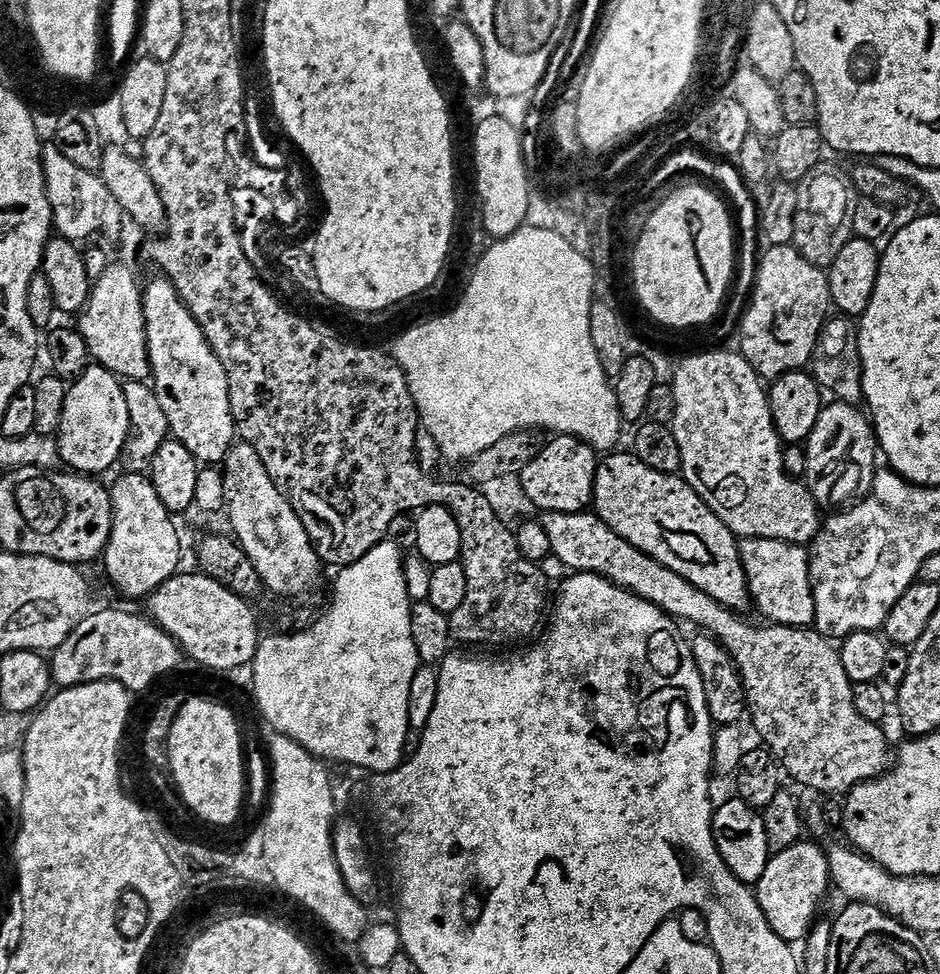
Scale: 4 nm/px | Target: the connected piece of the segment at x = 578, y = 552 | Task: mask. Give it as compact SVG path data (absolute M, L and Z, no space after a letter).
M595 511L549 512L543 517L544 528L550 534L552 552L566 567L576 572L597 572L607 576L613 583L627 588L636 595L650 600L677 621L688 619L705 632L712 632L721 641L732 656L747 692L747 707L750 718L756 723L763 743L769 752L776 755L785 769L788 768L804 784L817 788L820 792L841 792L847 794L863 780L873 779L885 771L890 764L888 740L884 737L883 727L874 721L868 721L858 712L855 705L852 679L846 674L842 664L840 649L824 633L811 627L794 628L789 624L763 622L751 624L743 620L739 611L720 604L713 596L691 583L675 567L663 564L655 555L644 548L635 548L626 538L619 536L606 520L600 519Z

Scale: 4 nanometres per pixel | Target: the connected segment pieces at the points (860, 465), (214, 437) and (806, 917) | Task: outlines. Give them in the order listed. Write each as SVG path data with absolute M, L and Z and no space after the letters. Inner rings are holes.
M828 402L825 403L822 414L818 418L818 423L814 425L814 430L808 435L806 441L806 451L808 454L808 471L806 473L806 483L808 489L812 491L812 497L821 506L836 504L832 506L846 506L846 498L851 498L856 490L860 490L860 480L862 474L866 472L866 456L878 454L878 450L870 450L870 442L860 442L862 446L854 448L854 462L848 468L842 468L834 472L826 480L826 468L830 464L830 454L832 454L832 440L870 440L870 429L874 427L869 413L863 407L847 402Z
M159 278L152 280L143 289L144 317L148 334L148 360L152 363L151 379L156 393L160 395L162 406L168 415L168 427L175 439L182 441L192 455L205 465L219 465L238 440L236 419L230 406L230 386L228 372L224 364L216 357L210 342L196 315L185 304L180 291L171 280Z
M801 842L775 853L769 859L754 891L762 914L766 914L766 922L770 922L774 934L789 942L800 942L811 932L812 925L821 915L820 903L823 902L828 888L830 892L827 851L816 844Z

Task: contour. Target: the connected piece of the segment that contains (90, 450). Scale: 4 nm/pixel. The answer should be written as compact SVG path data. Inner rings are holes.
M89 366L71 381L65 408L62 410L58 441L60 459L69 469L81 474L100 474L112 468L124 455L124 443L130 430L130 410L126 404L126 394L121 377L116 376L108 368Z

